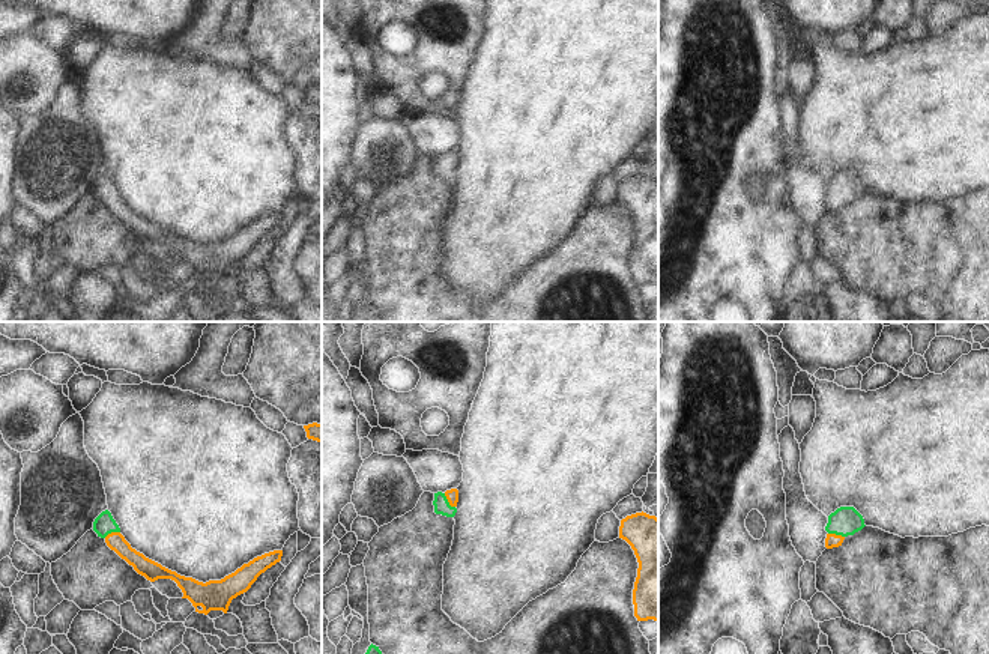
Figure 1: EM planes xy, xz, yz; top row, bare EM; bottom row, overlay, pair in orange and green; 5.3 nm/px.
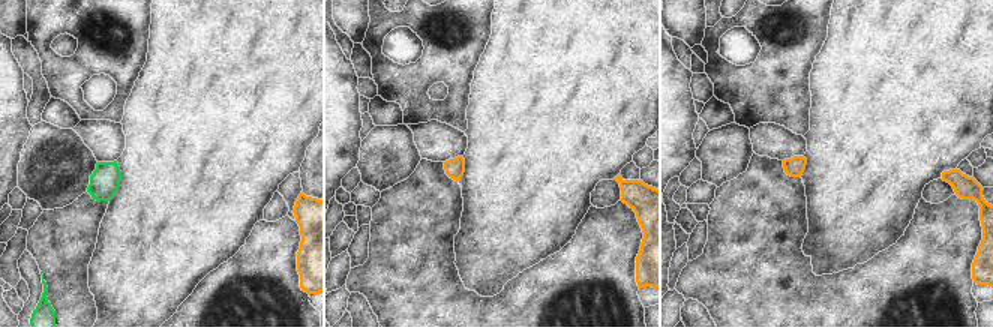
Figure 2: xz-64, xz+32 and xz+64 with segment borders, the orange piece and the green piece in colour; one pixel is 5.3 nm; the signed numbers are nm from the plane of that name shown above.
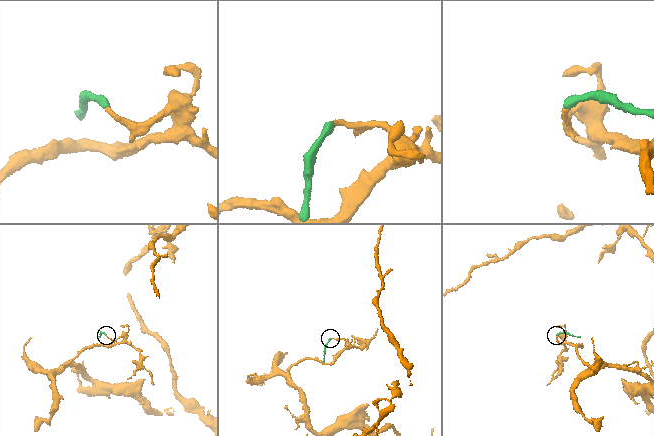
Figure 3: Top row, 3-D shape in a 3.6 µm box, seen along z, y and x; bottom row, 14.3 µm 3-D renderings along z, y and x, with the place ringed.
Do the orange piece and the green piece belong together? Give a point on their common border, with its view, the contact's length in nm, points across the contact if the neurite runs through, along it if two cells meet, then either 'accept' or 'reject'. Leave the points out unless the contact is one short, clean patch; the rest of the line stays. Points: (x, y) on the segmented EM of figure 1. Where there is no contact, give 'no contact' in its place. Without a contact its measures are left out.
xz (448, 501) | 100 nm | across xz (451, 495), (448, 501), (441, 504) | accept

